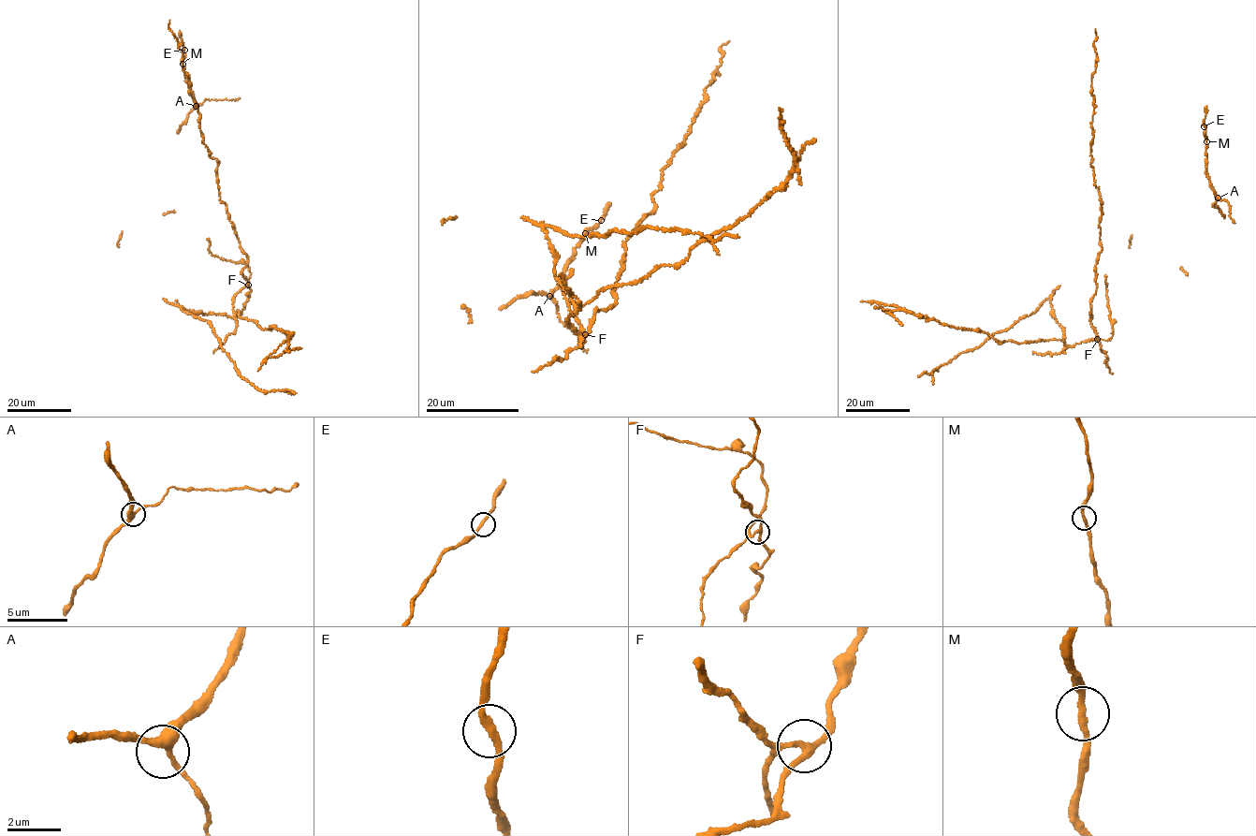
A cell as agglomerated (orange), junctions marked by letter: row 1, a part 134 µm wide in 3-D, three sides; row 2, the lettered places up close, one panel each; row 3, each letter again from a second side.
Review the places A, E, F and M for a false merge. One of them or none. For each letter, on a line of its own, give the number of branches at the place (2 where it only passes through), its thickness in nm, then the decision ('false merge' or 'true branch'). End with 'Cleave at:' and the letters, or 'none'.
A: 3 | 320 nm | true branch
E: 2 | 260 nm | true branch
F: 3 | 200 nm | false merge
M: 2 | 240 nm | true branch
Cleave at: F

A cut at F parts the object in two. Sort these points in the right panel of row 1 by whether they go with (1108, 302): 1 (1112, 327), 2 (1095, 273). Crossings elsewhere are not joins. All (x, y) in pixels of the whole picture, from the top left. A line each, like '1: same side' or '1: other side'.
1: same side
2: other side

